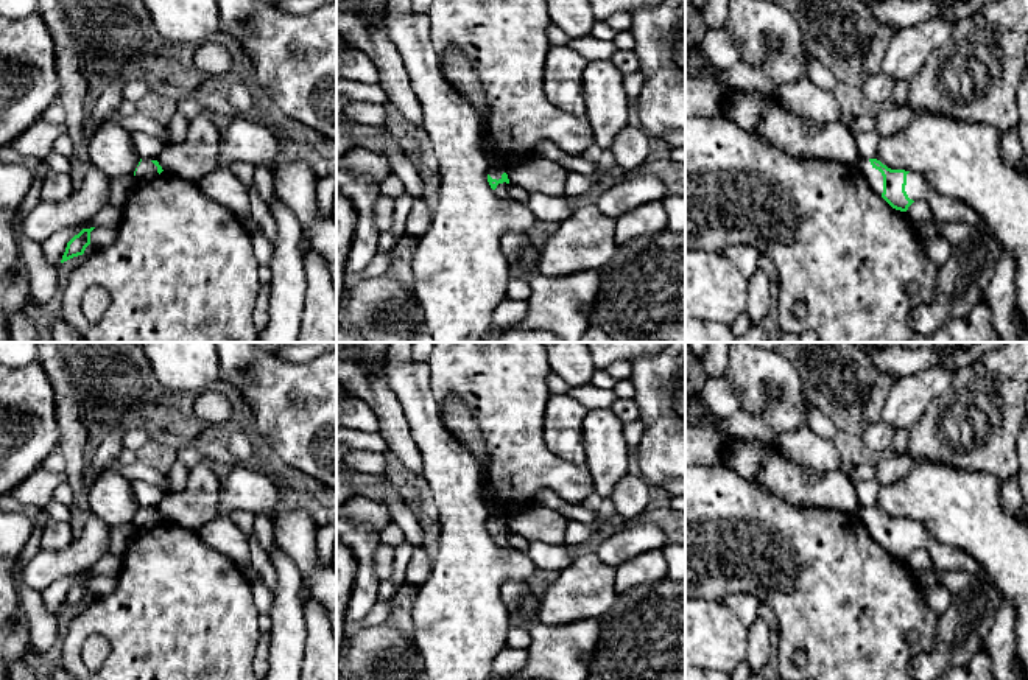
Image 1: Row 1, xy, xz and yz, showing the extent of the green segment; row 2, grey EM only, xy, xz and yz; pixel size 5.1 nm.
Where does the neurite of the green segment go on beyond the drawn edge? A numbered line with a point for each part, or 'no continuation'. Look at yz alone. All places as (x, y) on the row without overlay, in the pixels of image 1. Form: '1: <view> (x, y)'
1: yz (874, 526)

